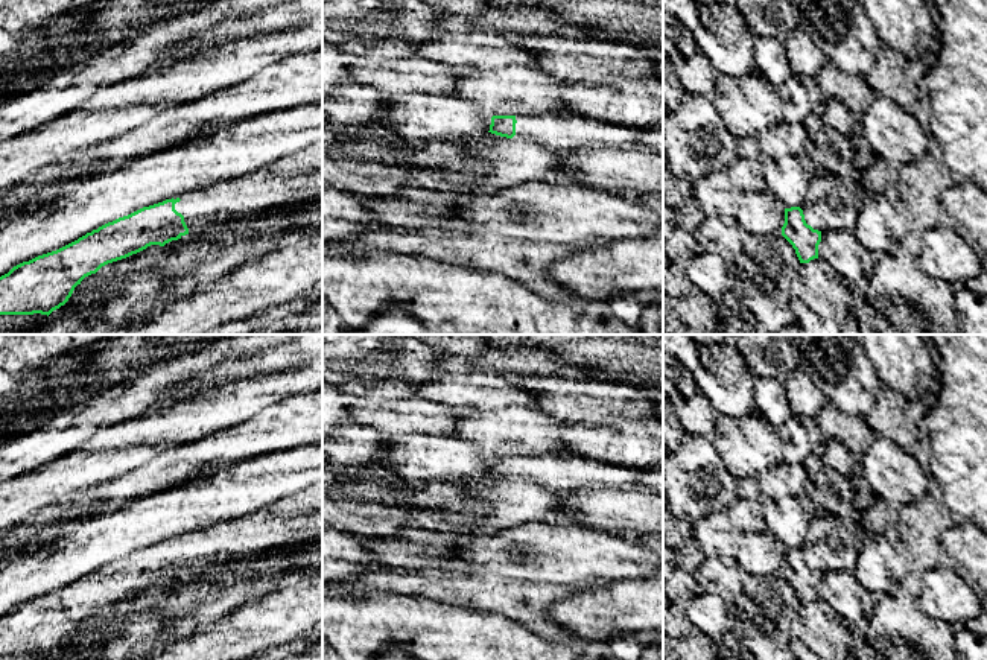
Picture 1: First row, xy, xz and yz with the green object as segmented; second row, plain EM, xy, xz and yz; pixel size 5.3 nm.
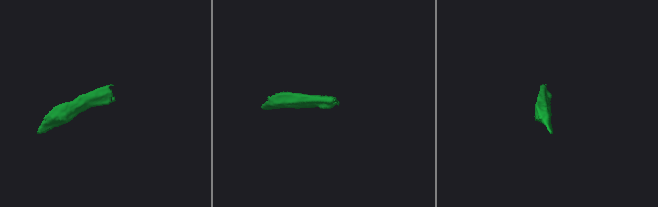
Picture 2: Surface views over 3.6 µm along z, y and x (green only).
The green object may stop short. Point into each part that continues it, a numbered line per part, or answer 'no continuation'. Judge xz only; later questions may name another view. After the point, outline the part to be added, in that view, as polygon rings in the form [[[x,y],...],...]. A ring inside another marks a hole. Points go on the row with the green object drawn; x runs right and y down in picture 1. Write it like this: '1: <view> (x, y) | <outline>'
1: xz (564, 131) | [[[578,113],[516,116],[516,135],[551,151],[566,152],[586,144],[636,146],[640,129],[616,125]]]

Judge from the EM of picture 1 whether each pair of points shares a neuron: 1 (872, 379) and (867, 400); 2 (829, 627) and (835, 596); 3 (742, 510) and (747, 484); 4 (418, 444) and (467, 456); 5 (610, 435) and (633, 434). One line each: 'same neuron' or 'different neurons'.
1: same neuron
2: different neurons
3: same neuron
4: same neuron
5: same neuron

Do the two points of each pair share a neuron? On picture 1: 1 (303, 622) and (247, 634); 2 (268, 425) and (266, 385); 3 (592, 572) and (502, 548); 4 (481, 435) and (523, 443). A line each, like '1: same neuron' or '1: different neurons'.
1: same neuron
2: different neurons
3: same neuron
4: same neuron

